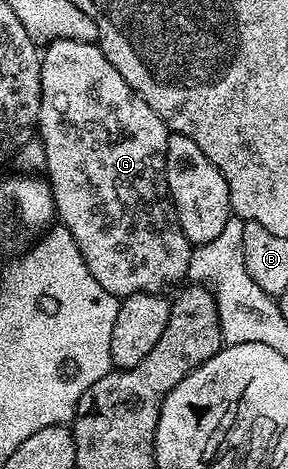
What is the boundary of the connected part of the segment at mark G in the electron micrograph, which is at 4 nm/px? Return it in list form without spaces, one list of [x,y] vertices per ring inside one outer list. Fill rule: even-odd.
[[[59,38],[47,43],[43,47],[40,60],[40,120],[38,123],[38,141],[44,145],[46,152],[46,181],[52,187],[52,199],[56,204],[56,218],[59,225],[64,226],[74,236],[82,256],[86,260],[86,268],[90,268],[90,276],[106,288],[115,298],[121,300],[128,298],[131,294],[155,294],[167,291],[167,286],[175,284],[179,278],[183,279],[188,273],[190,256],[194,246],[188,241],[187,236],[182,232],[182,224],[176,215],[176,206],[168,195],[168,181],[166,180],[166,144],[170,131],[168,125],[160,119],[158,112],[122,80],[118,68],[106,60],[104,53],[100,51],[96,42],[83,42],[82,40],[66,40]]]

